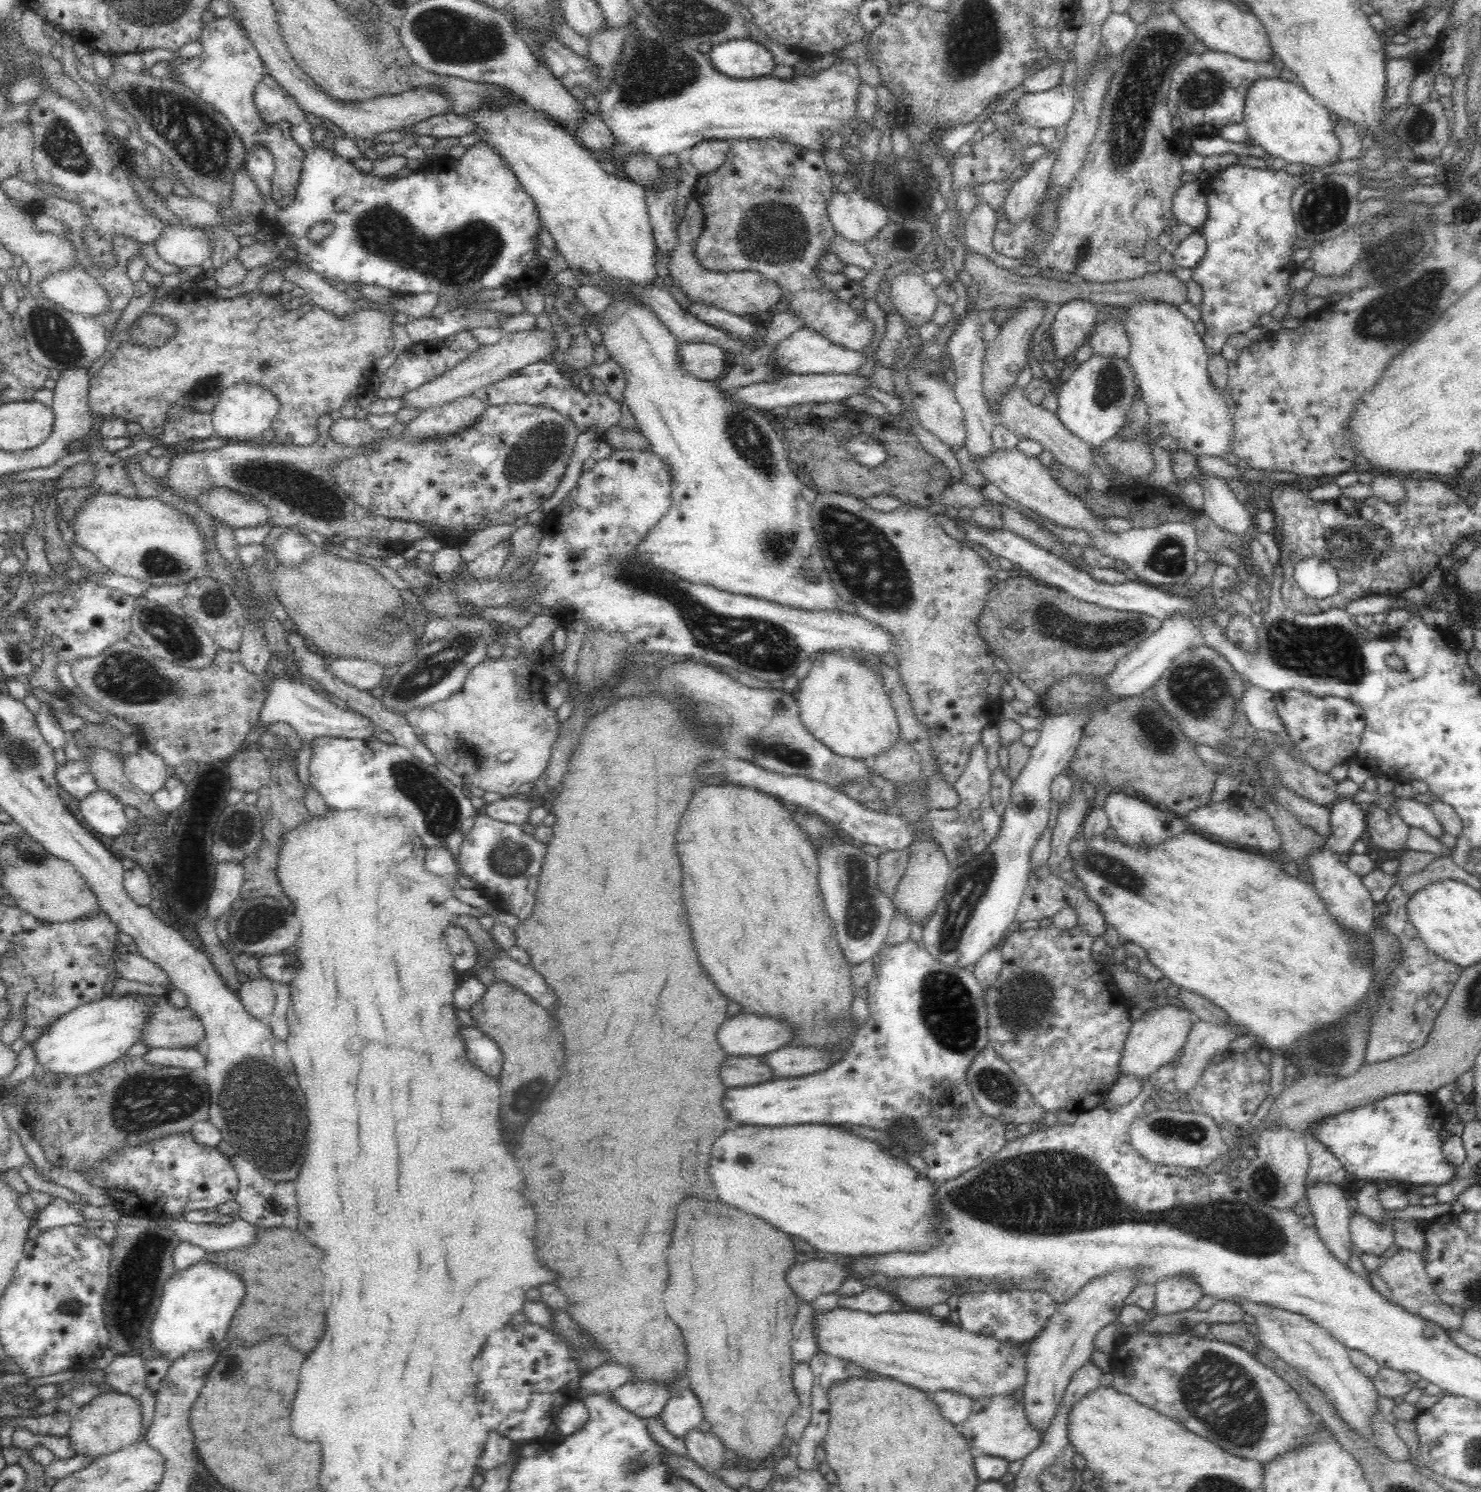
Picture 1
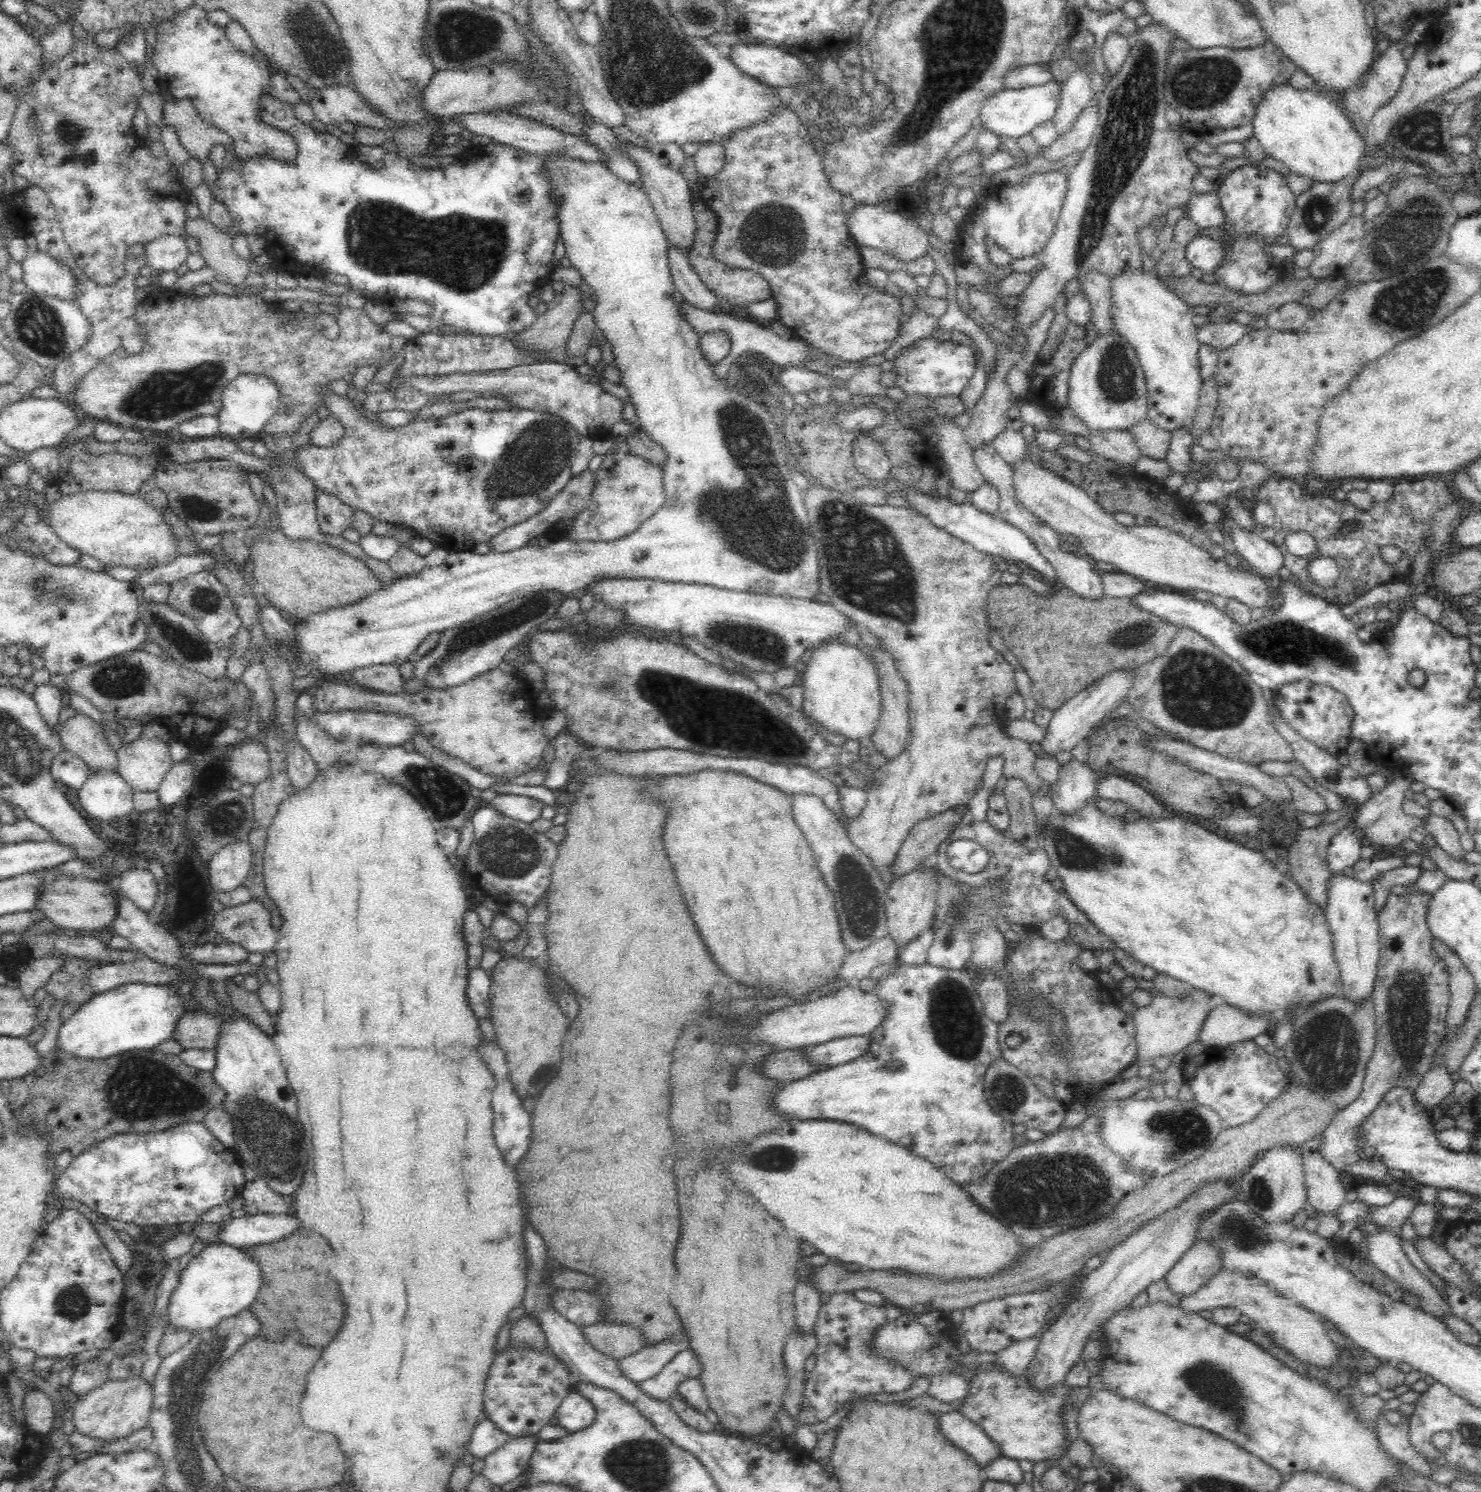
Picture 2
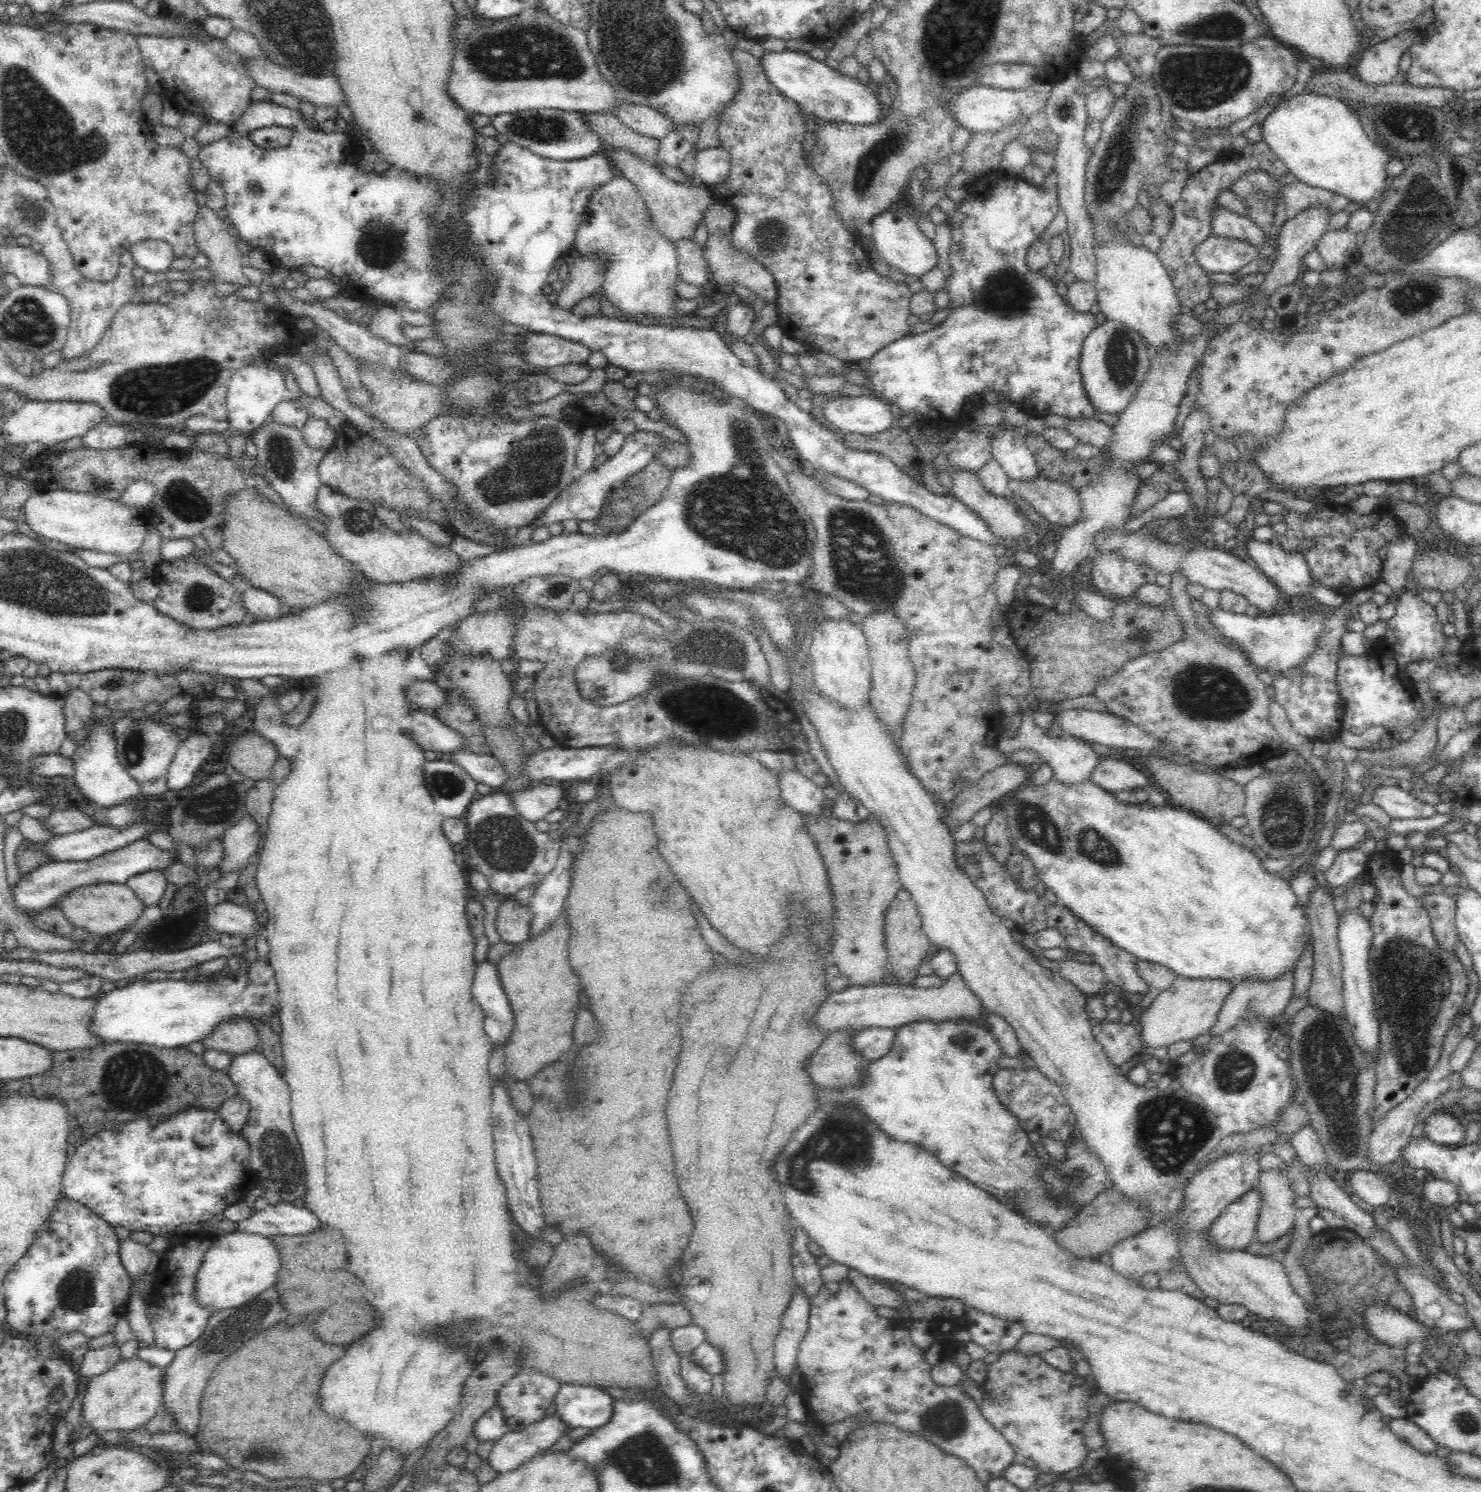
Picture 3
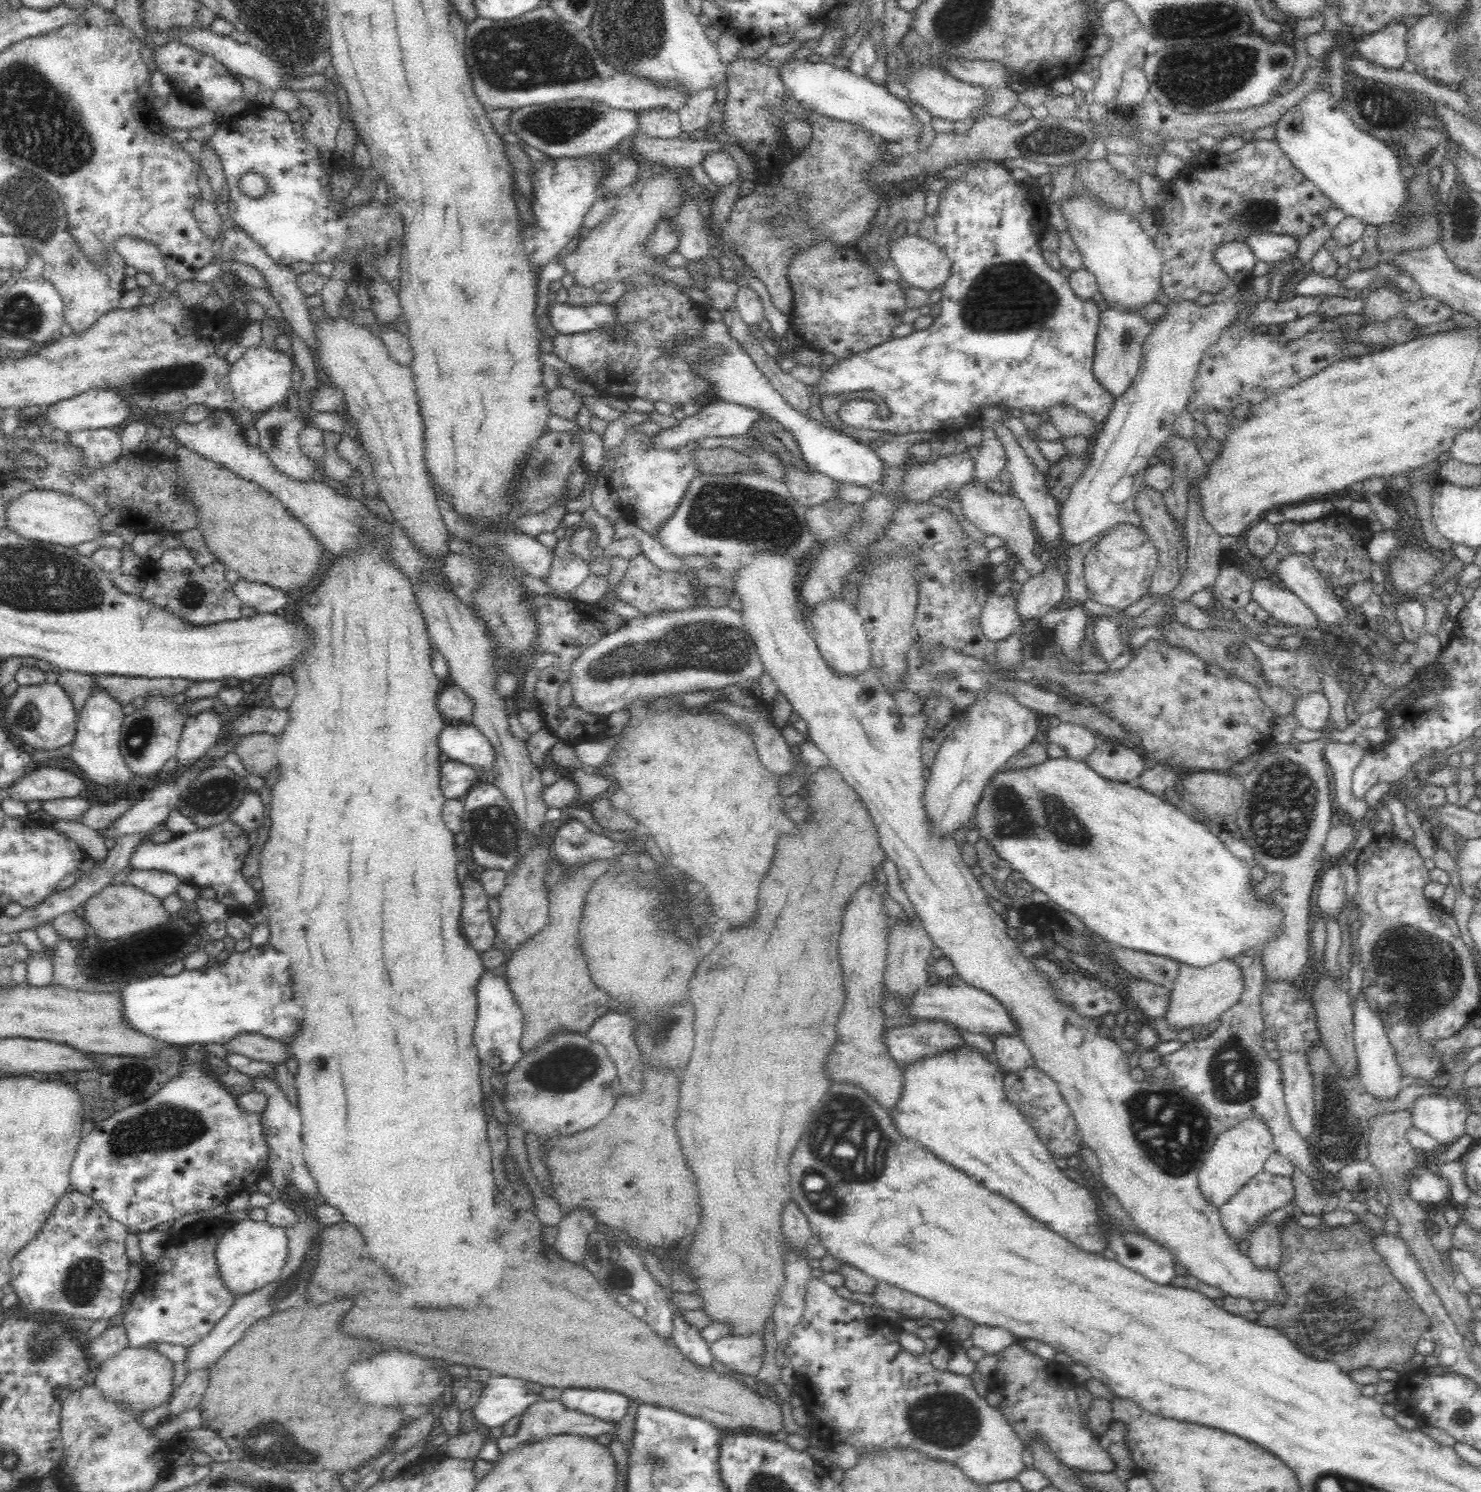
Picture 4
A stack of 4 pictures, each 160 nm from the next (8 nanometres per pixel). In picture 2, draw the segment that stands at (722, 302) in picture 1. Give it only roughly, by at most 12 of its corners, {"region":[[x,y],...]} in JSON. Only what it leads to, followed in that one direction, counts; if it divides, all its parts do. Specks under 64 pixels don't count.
{"region":[[694,204],[692,269],[720,300],[744,306],[770,299],[761,274],[712,257],[714,212]]}

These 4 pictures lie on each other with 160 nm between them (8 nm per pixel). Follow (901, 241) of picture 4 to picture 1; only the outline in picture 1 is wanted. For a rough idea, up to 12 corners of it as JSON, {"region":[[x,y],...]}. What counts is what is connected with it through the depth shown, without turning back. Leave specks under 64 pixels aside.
{"region":[[834,192],[825,212],[860,245],[890,222],[877,196]]}

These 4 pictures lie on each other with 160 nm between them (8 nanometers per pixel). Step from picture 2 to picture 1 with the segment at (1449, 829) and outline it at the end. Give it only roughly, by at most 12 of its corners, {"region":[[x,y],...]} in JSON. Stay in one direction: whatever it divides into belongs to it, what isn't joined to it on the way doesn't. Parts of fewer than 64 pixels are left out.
{"region":[[1394,795],[1392,805],[1410,827],[1437,840],[1445,832],[1431,807]]}

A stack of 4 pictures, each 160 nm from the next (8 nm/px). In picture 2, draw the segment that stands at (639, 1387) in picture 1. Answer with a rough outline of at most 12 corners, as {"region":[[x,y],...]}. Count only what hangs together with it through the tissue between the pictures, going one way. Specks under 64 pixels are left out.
{"region":[[692,1349],[675,1354],[656,1376],[638,1383],[666,1402],[687,1378],[698,1377]]}

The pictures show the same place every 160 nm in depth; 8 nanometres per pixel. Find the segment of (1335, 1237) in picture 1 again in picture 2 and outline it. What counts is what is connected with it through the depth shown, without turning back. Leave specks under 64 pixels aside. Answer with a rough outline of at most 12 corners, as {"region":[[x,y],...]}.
{"region":[[1302,1151],[1308,1205],[1324,1217],[1351,1198],[1318,1151]]}

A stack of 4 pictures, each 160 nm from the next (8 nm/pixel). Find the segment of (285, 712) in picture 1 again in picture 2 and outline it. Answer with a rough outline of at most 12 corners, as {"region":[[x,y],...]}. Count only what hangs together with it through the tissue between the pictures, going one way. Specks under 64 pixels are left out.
{"region":[[299,691],[295,708],[333,736],[396,746],[420,734],[406,715],[320,711]]}

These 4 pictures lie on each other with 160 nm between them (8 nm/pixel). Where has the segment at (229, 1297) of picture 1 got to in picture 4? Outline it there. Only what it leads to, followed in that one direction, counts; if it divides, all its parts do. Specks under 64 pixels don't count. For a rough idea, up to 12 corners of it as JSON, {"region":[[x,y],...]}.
{"region":[[248,1219],[222,1231],[214,1261],[239,1297],[274,1282],[287,1229]]}

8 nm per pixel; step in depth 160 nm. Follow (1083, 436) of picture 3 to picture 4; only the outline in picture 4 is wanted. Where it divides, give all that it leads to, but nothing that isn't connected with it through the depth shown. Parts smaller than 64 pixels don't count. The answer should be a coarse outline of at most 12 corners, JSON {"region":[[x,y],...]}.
{"region":[[1070,405],[1049,409],[1063,438],[1096,434],[1089,416]]}

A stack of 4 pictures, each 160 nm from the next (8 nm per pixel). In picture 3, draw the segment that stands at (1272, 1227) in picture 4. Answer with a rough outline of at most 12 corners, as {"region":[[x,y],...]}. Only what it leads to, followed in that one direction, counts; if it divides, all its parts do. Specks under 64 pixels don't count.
{"region":[[1284,1168],[1258,1174],[1257,1241],[1294,1227],[1296,1198]]}

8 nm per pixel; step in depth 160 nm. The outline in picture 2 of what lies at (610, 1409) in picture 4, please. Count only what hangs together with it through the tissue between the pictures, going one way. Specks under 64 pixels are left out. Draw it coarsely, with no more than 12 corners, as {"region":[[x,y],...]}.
{"region":[[578,1391],[561,1400],[555,1417],[568,1433],[594,1422],[594,1407]]}

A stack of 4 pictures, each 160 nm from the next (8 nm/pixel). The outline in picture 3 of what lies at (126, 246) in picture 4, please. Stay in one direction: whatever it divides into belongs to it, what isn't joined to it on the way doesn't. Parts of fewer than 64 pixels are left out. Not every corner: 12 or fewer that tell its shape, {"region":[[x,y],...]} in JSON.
{"region":[[166,241],[138,242],[129,252],[138,267],[153,274],[176,260]]}

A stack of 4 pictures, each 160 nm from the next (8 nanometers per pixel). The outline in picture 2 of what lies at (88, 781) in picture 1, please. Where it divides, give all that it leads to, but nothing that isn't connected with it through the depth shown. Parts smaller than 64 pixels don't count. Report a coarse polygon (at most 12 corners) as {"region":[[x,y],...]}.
{"region":[[69,750],[53,760],[53,779],[77,791],[89,767]]}

